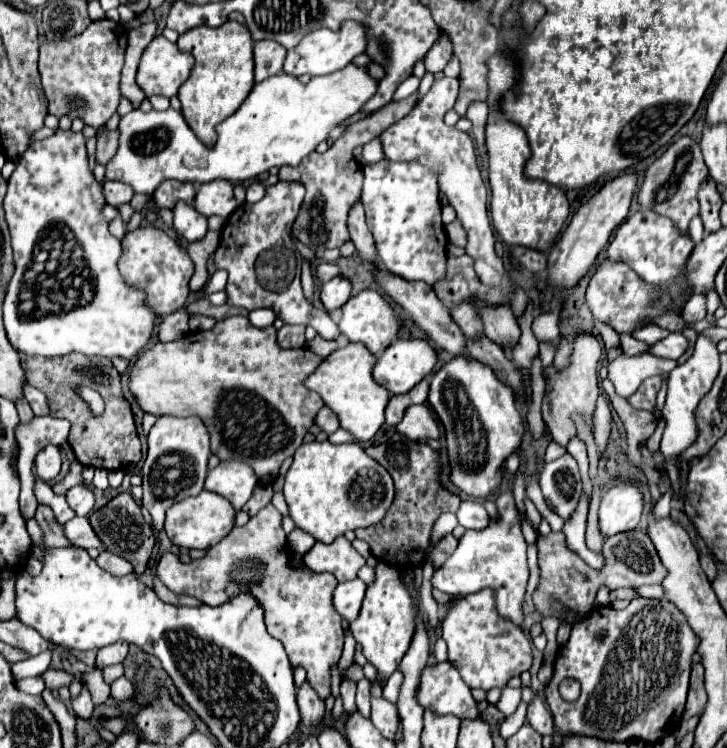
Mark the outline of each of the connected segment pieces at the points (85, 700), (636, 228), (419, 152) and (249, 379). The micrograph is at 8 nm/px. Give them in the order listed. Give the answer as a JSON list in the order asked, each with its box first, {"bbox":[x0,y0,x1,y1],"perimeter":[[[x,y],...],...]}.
[{"bbox":[72,686,94,719],"perimeter":[[[83,686],[78,698],[72,702],[72,706],[74,706],[74,712],[78,718],[87,719],[93,714],[94,704],[85,686]]]},{"bbox":[608,210,694,306],"perimeter":[[[640,210],[628,216],[616,230],[614,240],[608,244],[608,258],[626,262],[644,282],[656,286],[668,286],[672,294],[672,306],[682,306],[692,296],[692,286],[682,276],[686,262],[694,250],[694,242],[686,232],[680,232],[668,216],[660,216],[652,210]]]},{"bbox":[378,78,510,300],"perimeter":[[[458,78],[434,80],[428,94],[424,94],[416,102],[414,110],[406,118],[388,126],[378,138],[382,142],[384,156],[388,160],[406,162],[406,160],[420,158],[430,168],[436,168],[440,172],[440,190],[448,196],[458,218],[462,220],[464,230],[468,232],[466,254],[470,254],[476,260],[474,268],[476,268],[478,276],[484,280],[484,284],[492,284],[492,286],[500,284],[504,288],[504,294],[510,300],[510,282],[504,272],[504,262],[496,256],[496,250],[494,250],[496,236],[494,236],[494,230],[492,230],[492,224],[488,218],[488,208],[486,208],[488,190],[482,180],[474,140],[470,138],[470,134],[444,124],[444,114],[454,108],[456,96],[458,96]]]},{"bbox":[128,316,324,482],"perimeter":[[[232,316],[216,322],[208,332],[190,332],[176,342],[158,342],[146,348],[134,362],[128,388],[142,412],[154,416],[198,416],[210,432],[212,454],[220,460],[242,460],[250,464],[262,482],[272,482],[284,458],[294,456],[304,434],[314,424],[316,412],[324,406],[316,392],[304,388],[304,380],[318,368],[320,356],[306,346],[298,350],[282,350],[276,344],[276,328],[254,328],[248,318]]]}]

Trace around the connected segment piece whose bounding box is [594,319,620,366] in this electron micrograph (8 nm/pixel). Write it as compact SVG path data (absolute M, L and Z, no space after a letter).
M594 319L594 331L596 334L599 334L599 336L601 336L604 342L606 356L602 360L602 365L606 366L608 351L620 345L619 335L614 331L612 327L610 327L609 325L600 323L595 319Z

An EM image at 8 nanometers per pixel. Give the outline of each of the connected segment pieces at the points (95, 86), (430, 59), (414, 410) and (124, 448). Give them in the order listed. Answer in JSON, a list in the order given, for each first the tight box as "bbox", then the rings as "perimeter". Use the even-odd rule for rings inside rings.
[{"bbox":[40,18,128,128],"perimeter":[[[108,18],[92,22],[84,34],[64,38],[58,42],[46,42],[40,46],[40,78],[48,98],[48,112],[56,118],[70,116],[80,118],[84,124],[100,128],[116,112],[120,104],[120,70],[124,64],[128,32],[118,22]]]},{"bbox":[424,34,452,74],"perimeter":[[[440,34],[440,38],[436,40],[436,44],[428,50],[428,56],[424,58],[426,70],[436,74],[440,70],[444,70],[444,66],[448,64],[448,60],[452,58],[452,44],[446,38],[446,34]]]},{"bbox":[396,404,440,442],"perimeter":[[[426,404],[408,406],[408,410],[404,412],[404,418],[396,426],[396,430],[404,432],[404,436],[408,436],[410,440],[416,440],[416,442],[424,442],[428,438],[432,438],[432,440],[440,438],[438,422]]]},{"bbox":[26,354,142,470],"perimeter":[[[74,354],[60,356],[60,358],[42,358],[42,356],[30,356],[26,358],[26,380],[36,386],[42,394],[46,394],[50,416],[54,418],[66,418],[70,422],[70,434],[68,442],[78,458],[80,464],[92,466],[92,468],[104,468],[104,470],[124,470],[128,464],[138,464],[142,452],[140,452],[140,438],[136,434],[134,418],[130,404],[122,396],[120,386],[120,374],[116,368],[106,360],[106,364],[98,364],[98,368],[82,366],[80,372],[74,372],[74,364],[78,366],[78,360],[74,360]],[[74,384],[90,386],[106,402],[106,412],[96,418],[92,416],[90,408],[76,396],[72,390]]]}]

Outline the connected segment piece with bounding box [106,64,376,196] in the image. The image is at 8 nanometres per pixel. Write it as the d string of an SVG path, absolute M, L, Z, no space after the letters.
M348 64L346 68L326 74L326 76L316 76L308 84L302 84L298 78L276 74L264 82L258 82L248 98L240 104L240 108L222 120L216 126L218 140L212 146L202 144L198 136L192 132L192 128L186 124L184 116L180 110L174 110L172 106L164 112L150 110L132 110L120 120L122 126L122 144L118 146L116 156L108 162L106 166L106 180L116 180L130 184L136 194L146 194L152 196L154 190L164 182L164 180L178 180L178 182L212 182L216 178L230 180L230 182L244 182L258 178L258 174L268 172L270 168L280 168L280 166L296 166L304 156L314 152L314 148L328 138L330 130L336 128L342 120L350 118L352 114L358 112L362 104L366 104L372 98L372 92L376 92L376 80L368 76L366 68L358 68L354 64Z

